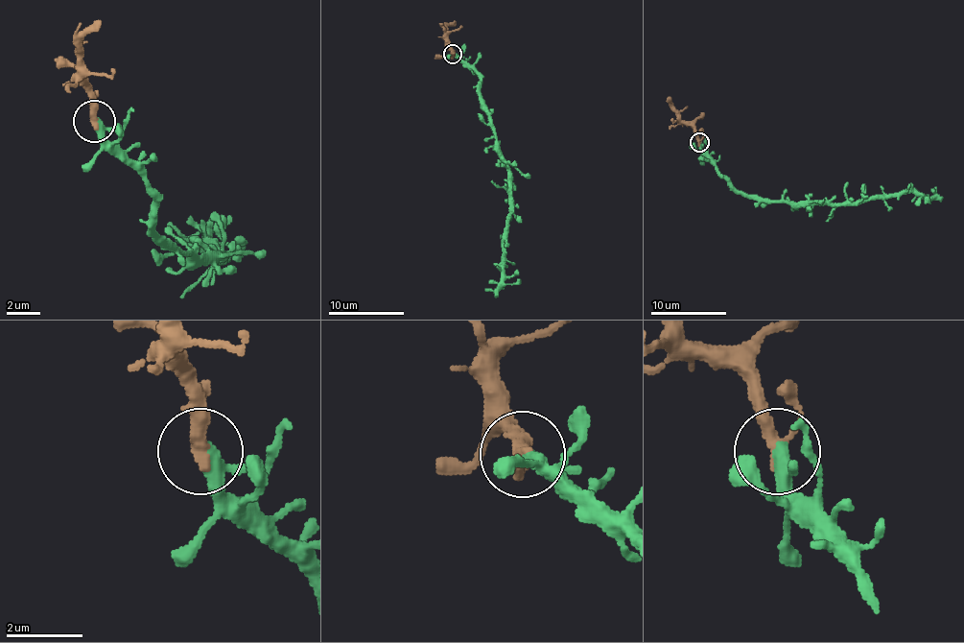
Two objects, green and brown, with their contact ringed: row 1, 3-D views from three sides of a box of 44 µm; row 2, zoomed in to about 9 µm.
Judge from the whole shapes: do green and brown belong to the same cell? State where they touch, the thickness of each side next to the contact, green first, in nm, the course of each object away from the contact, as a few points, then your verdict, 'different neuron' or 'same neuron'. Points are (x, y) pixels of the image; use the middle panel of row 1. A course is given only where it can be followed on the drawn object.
at (453, 54); 320 nm thick on the green side, 300 nm on the other; green runs (453, 54), (478, 75), (496, 152), (507, 169), (509, 218), (502, 279), (496, 287), (484, 291); brown runs (453, 54), (447, 26), (455, 22); same neuron

